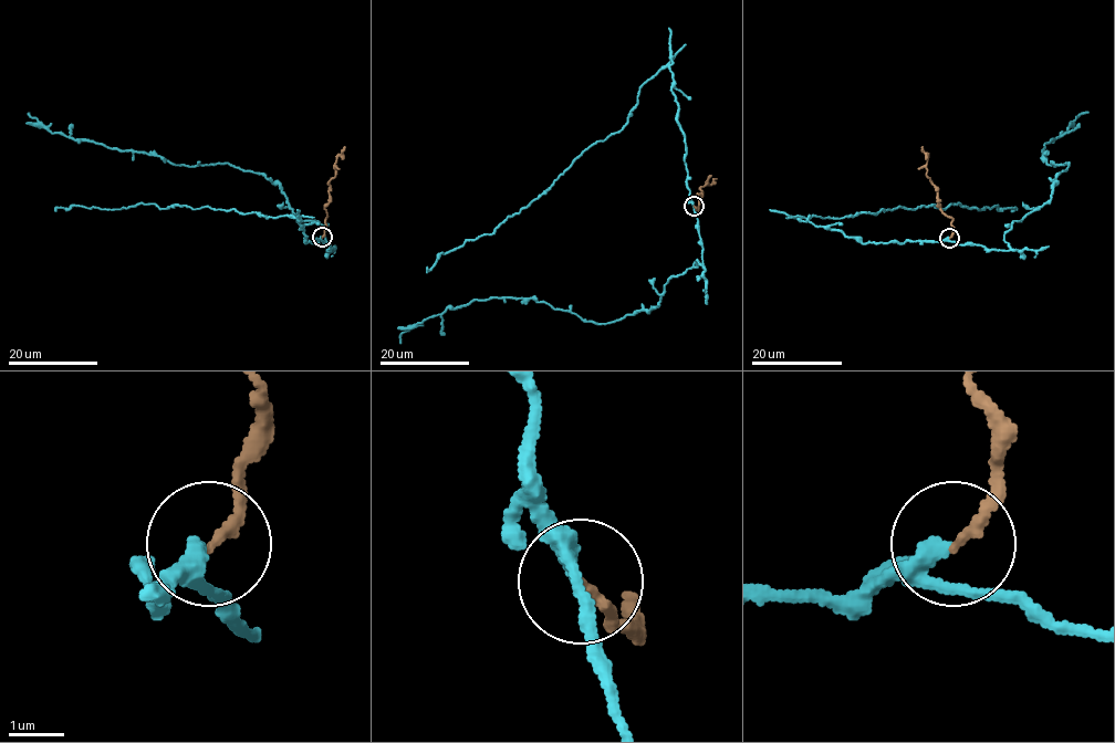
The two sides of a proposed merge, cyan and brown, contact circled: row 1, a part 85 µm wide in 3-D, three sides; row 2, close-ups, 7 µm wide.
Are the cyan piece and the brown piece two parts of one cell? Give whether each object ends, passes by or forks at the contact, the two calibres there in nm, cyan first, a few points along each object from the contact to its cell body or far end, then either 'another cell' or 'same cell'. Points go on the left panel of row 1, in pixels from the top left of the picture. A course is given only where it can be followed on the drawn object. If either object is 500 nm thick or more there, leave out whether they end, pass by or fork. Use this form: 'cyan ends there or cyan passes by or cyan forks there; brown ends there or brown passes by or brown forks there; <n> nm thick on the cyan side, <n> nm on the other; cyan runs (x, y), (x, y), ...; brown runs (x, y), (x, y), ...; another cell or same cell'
cyan passes by; brown ends there; 240 nm thick on the cyan side, 190 nm on the other; cyan runs (321, 237), (305, 242), (302, 227), (288, 216), (233, 209), (137, 203), (55, 211); brown runs (322, 237), (329, 181), (335, 175), (335, 160), (344, 147); another cell

